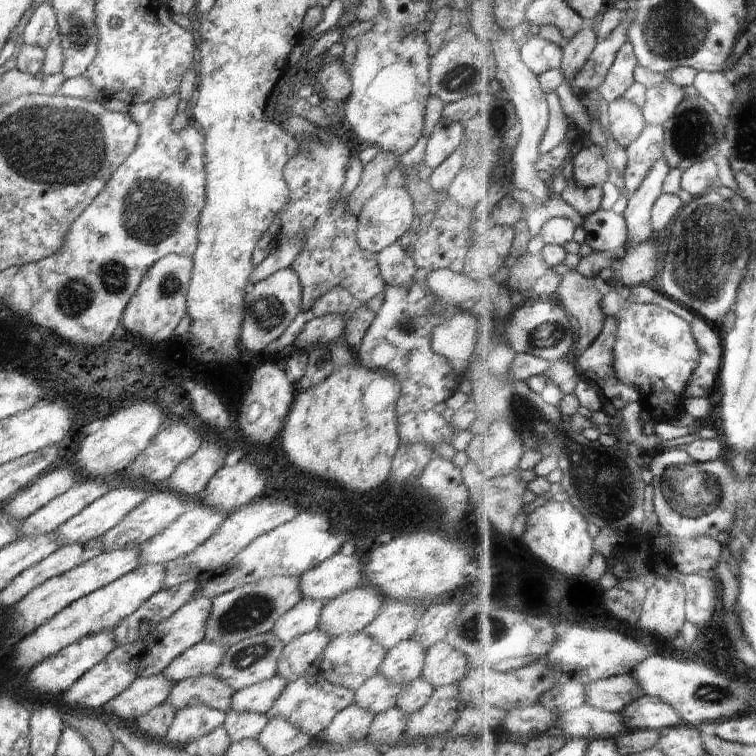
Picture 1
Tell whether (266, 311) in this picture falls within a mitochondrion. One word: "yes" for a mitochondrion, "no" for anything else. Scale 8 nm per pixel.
yes

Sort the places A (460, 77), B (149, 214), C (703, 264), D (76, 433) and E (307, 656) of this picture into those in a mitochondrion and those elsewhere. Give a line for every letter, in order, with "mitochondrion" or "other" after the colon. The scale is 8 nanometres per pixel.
A: mitochondrion
B: mitochondrion
C: mitochondrion
D: other
E: other

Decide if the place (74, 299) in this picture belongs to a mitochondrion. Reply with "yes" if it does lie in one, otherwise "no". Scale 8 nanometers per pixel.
yes

